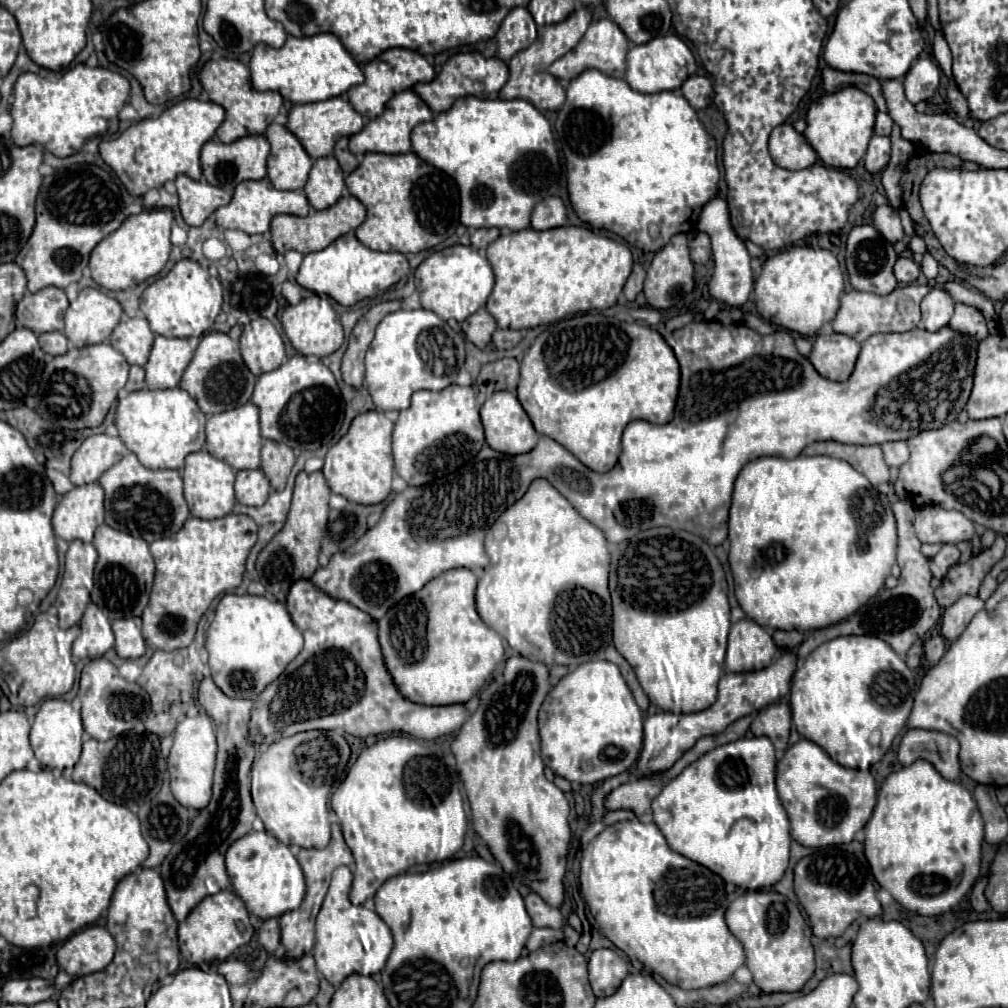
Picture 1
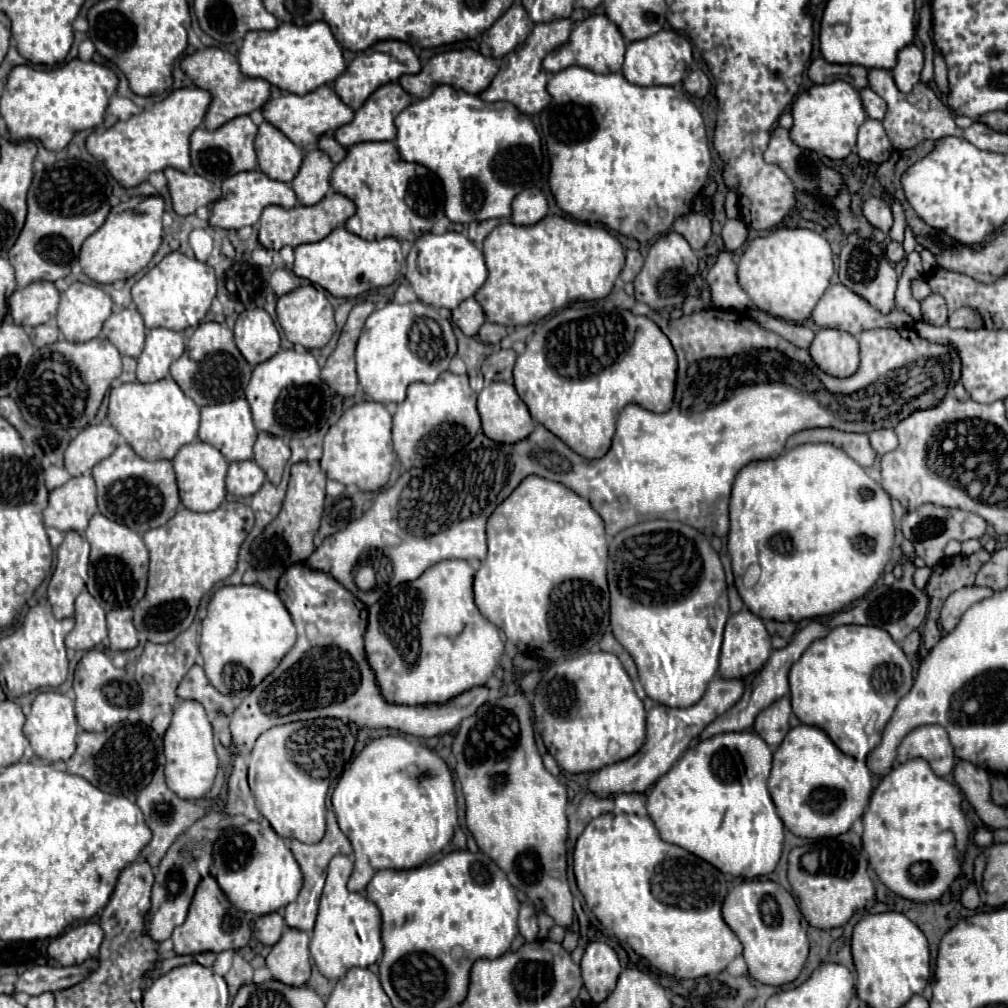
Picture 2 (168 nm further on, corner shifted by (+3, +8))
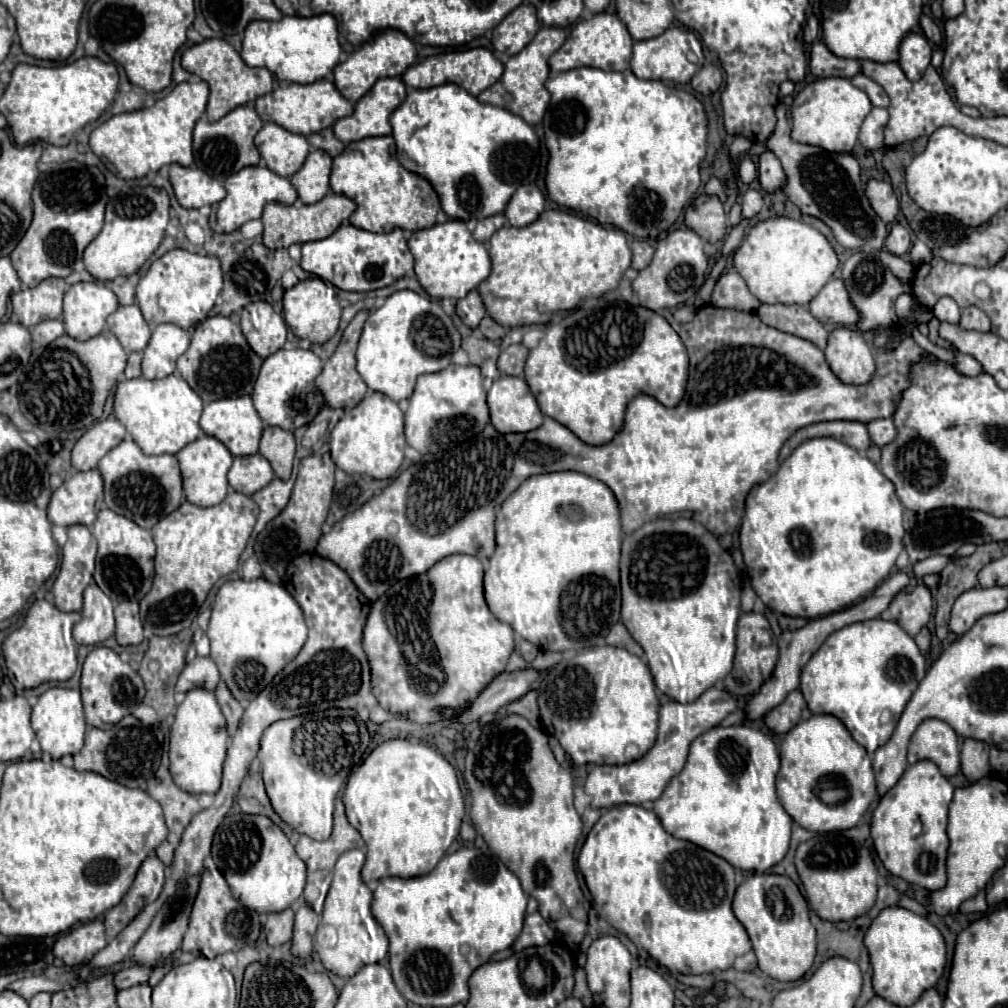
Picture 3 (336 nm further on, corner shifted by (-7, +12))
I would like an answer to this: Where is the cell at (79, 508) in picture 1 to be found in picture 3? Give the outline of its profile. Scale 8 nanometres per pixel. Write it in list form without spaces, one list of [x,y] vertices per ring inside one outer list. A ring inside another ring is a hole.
[[[96,468],[88,472],[74,472],[60,488],[54,490],[48,504],[48,520],[64,528],[74,524],[90,526],[94,524],[102,504],[104,492],[100,472]]]

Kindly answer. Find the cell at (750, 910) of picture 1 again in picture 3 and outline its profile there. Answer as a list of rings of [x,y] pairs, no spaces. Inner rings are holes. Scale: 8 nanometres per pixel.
[[[752,874],[736,888],[732,908],[752,940],[758,966],[764,974],[782,982],[794,982],[810,970],[816,956],[816,930],[810,924],[804,896],[788,876]]]

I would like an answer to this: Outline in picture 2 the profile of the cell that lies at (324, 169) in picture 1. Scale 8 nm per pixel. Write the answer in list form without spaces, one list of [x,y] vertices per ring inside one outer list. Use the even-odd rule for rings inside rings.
[[[314,148],[304,156],[300,172],[292,180],[292,190],[296,192],[300,204],[316,204],[326,196],[330,190],[332,170],[334,164],[326,152]]]

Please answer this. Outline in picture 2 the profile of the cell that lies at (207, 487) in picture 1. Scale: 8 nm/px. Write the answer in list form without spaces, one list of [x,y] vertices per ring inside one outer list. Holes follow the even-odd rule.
[[[200,440],[192,442],[192,444],[186,444],[174,456],[172,464],[174,464],[174,470],[176,470],[180,500],[188,510],[210,512],[210,510],[216,510],[224,502],[224,498],[226,498],[228,462],[214,446],[210,446],[206,442],[200,442]]]

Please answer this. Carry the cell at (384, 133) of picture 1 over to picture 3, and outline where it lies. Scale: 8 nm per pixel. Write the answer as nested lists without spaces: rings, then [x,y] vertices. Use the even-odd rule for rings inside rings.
[[[382,78],[378,80],[370,92],[366,96],[362,96],[356,106],[354,106],[354,112],[346,118],[340,118],[334,122],[332,130],[334,130],[334,136],[344,142],[344,144],[350,144],[350,142],[356,142],[356,140],[362,140],[362,138],[368,138],[368,136],[386,136],[392,132],[390,128],[390,112],[394,108],[398,108],[398,104],[402,104],[402,100],[406,98],[406,84],[400,80],[400,78]]]

